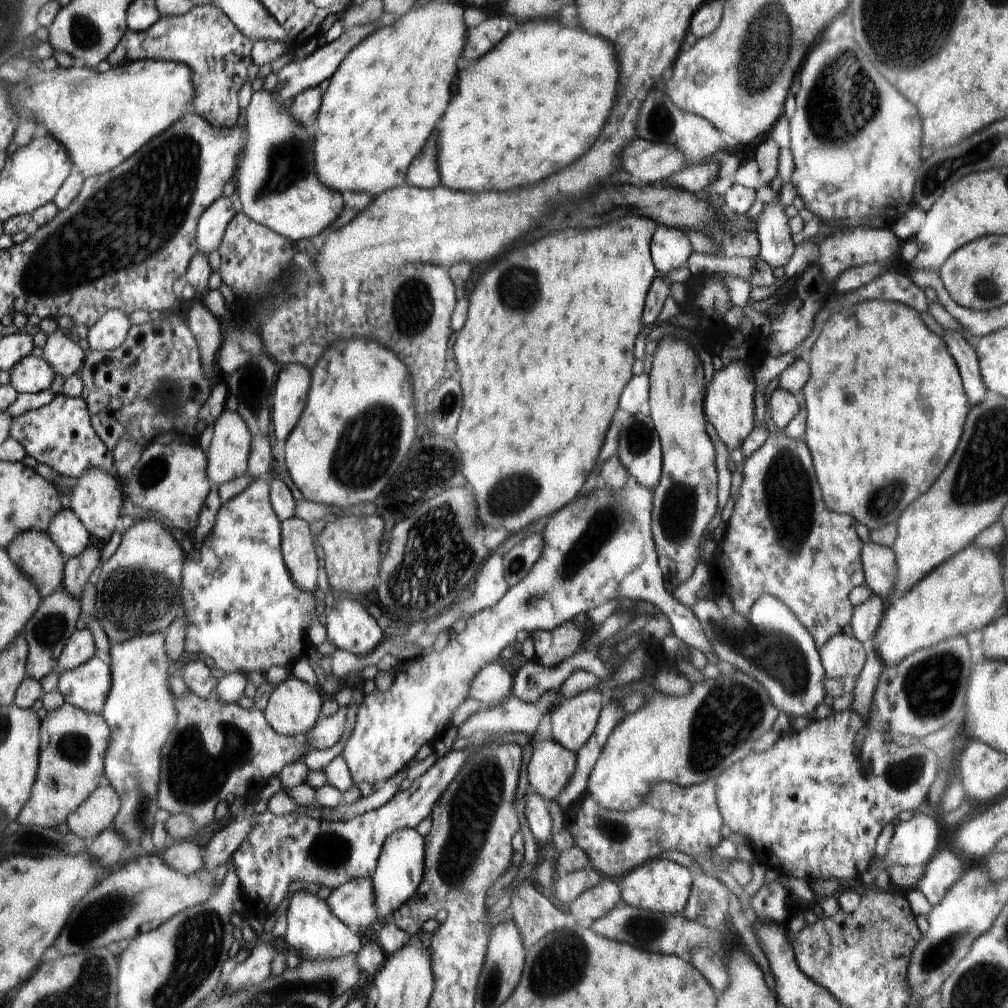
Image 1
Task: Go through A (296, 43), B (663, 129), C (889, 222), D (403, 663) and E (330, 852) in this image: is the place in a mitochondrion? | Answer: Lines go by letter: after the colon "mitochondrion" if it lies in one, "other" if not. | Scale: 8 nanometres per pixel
A: other
B: mitochondrion
C: other
D: other
E: mitochondrion

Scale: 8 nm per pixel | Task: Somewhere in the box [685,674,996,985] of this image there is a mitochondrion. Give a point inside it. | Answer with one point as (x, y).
(936, 956)

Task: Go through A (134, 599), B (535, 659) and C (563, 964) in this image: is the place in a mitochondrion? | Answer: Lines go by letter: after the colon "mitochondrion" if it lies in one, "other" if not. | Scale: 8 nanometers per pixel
A: mitochondrion
B: other
C: mitochondrion

